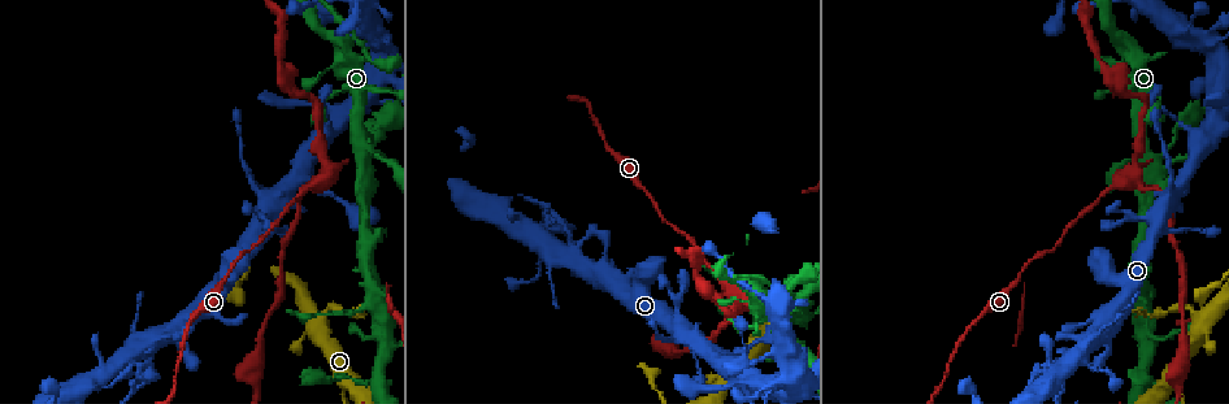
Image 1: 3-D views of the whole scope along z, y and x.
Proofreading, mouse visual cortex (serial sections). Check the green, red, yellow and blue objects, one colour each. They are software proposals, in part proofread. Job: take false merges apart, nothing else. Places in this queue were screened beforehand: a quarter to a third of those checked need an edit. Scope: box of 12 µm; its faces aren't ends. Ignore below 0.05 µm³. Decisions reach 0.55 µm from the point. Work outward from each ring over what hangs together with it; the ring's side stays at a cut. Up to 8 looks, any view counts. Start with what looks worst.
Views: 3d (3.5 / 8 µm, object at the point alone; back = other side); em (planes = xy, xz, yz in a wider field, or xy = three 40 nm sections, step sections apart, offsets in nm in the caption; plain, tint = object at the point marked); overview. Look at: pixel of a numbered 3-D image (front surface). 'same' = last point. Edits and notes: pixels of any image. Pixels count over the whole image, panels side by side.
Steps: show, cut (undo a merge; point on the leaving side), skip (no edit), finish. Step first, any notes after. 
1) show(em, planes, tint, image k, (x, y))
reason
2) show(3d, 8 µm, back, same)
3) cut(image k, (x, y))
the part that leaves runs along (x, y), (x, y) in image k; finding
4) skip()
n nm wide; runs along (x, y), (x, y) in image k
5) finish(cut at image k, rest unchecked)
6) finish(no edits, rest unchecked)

show(3d, 3.5 µm, image 1, (548, 210))
abrupt turn

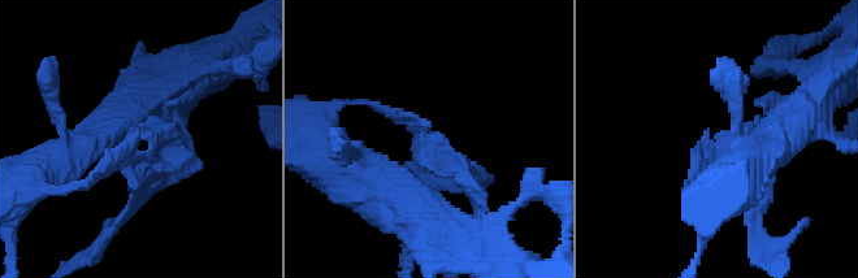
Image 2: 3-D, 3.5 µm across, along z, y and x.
show(em, xy, step 1, tint, image 2, (140, 156))

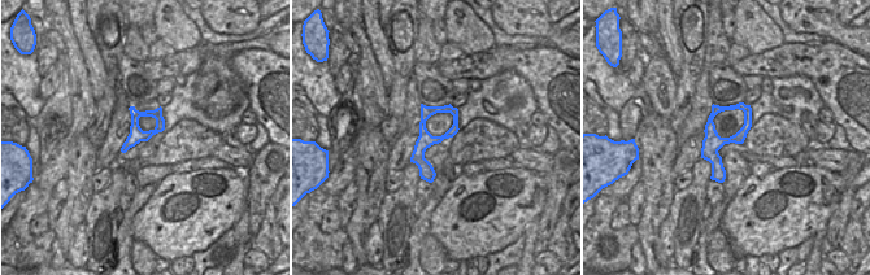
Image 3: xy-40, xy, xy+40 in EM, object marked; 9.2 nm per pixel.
show(em, planes, tint, same)
cut it another way

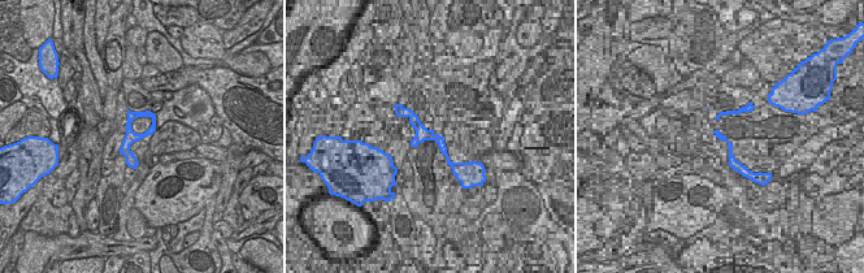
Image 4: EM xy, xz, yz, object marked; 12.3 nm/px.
skip()
runs along (473, 182), (433, 139), (414, 152) in image 2; continuous, no second cell

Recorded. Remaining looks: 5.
show(3d, 3.5 µm, image 1, (1131, 182))
calibre changes

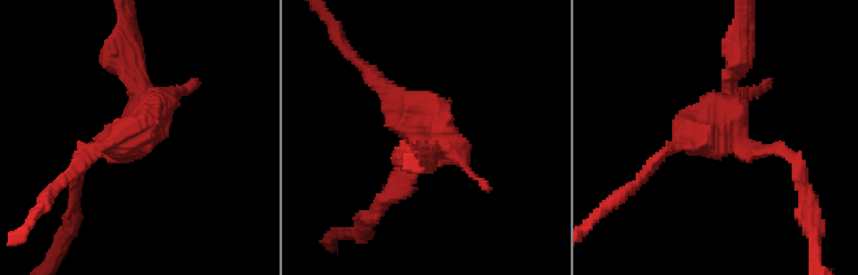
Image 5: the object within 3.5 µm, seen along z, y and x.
show(em, xy, step 1, tint, image 5, (711, 139))

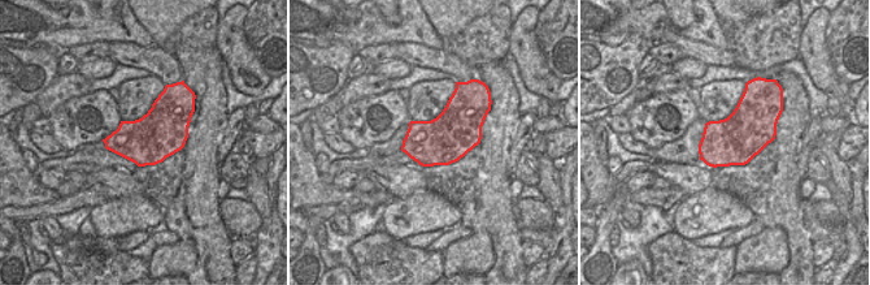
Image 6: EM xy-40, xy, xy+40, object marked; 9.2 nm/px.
cut(image 5, (108, 65))
the part that leaves runs along (727, 109), (740, 26) in image 5; two cells meet here

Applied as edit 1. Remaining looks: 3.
show(3d, 3.5 µm, back, image 1, (259, 194))

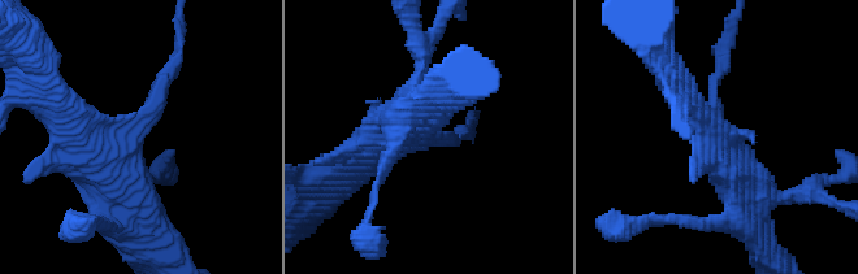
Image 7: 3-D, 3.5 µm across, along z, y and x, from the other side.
show(em, xy, step 2, tint, image 7, (424, 137))
3 arms; arms of 150, 450, 600 nm; now the EM

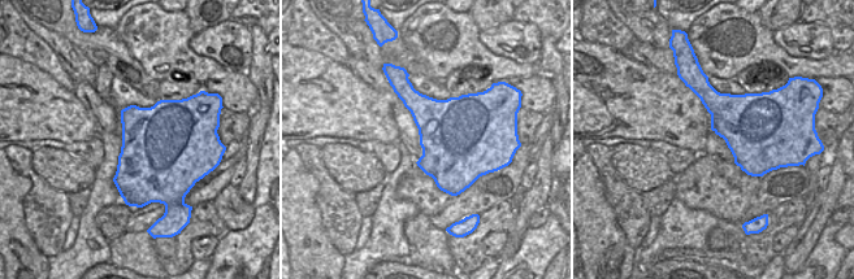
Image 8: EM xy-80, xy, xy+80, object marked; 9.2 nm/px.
skip()
runs along (131, 200), (108, 164), (172, 65) in image 7; one cell here

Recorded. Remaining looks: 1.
finish(cut at image 5, rest unchecked)

